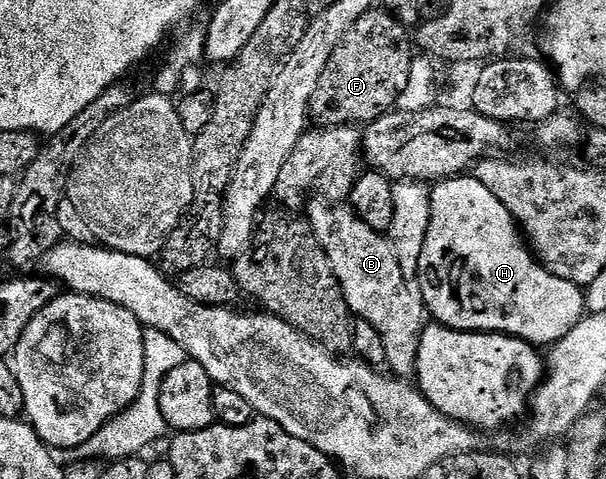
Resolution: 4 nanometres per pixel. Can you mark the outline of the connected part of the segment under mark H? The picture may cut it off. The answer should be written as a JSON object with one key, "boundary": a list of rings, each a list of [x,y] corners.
{"boundary":[[[471,174],[455,176],[452,180],[440,180],[431,188],[431,221],[417,271],[423,275],[421,291],[428,313],[438,323],[462,332],[493,332],[504,336],[515,336],[519,340],[525,340],[528,344],[536,346],[550,346],[556,344],[561,338],[565,338],[565,334],[569,334],[569,330],[573,330],[573,326],[577,326],[577,322],[582,320],[585,315],[584,289],[573,282],[565,282],[565,278],[557,278],[549,269],[539,263],[533,255],[532,249],[525,243],[521,229],[509,214],[509,210],[505,210],[505,206],[501,206],[501,202],[497,202],[497,198],[493,198],[493,194],[489,194],[489,190],[485,190],[485,186],[481,186],[481,182],[477,182],[474,175]]]}

